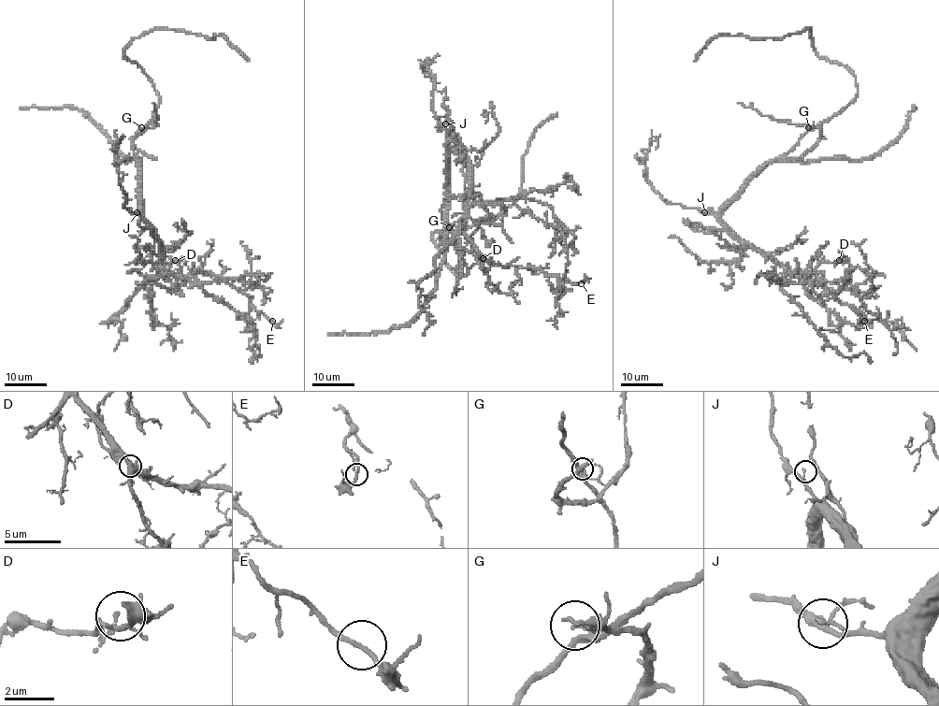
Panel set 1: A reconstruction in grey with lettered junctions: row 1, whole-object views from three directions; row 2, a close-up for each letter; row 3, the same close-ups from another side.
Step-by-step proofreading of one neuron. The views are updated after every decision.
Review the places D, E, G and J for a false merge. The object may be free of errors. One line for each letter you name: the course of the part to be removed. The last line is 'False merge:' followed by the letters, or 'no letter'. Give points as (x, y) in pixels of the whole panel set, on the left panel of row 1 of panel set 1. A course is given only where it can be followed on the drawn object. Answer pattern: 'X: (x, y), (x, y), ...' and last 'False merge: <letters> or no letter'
G: (141, 127), (157, 125), (153, 102)
False merge: G

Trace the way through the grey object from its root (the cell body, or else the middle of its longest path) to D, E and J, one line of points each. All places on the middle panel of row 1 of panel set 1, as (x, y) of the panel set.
D: (445, 193), (446, 152), (452, 140), (467, 167), (469, 216), (479, 225), (471, 236), (471, 249), (483, 258)
E: (445, 193), (452, 140), (467, 167), (463, 233), (473, 247), (487, 261), (534, 267), (558, 280), (581, 283)
J: (445, 193), (448, 162), (445, 123)

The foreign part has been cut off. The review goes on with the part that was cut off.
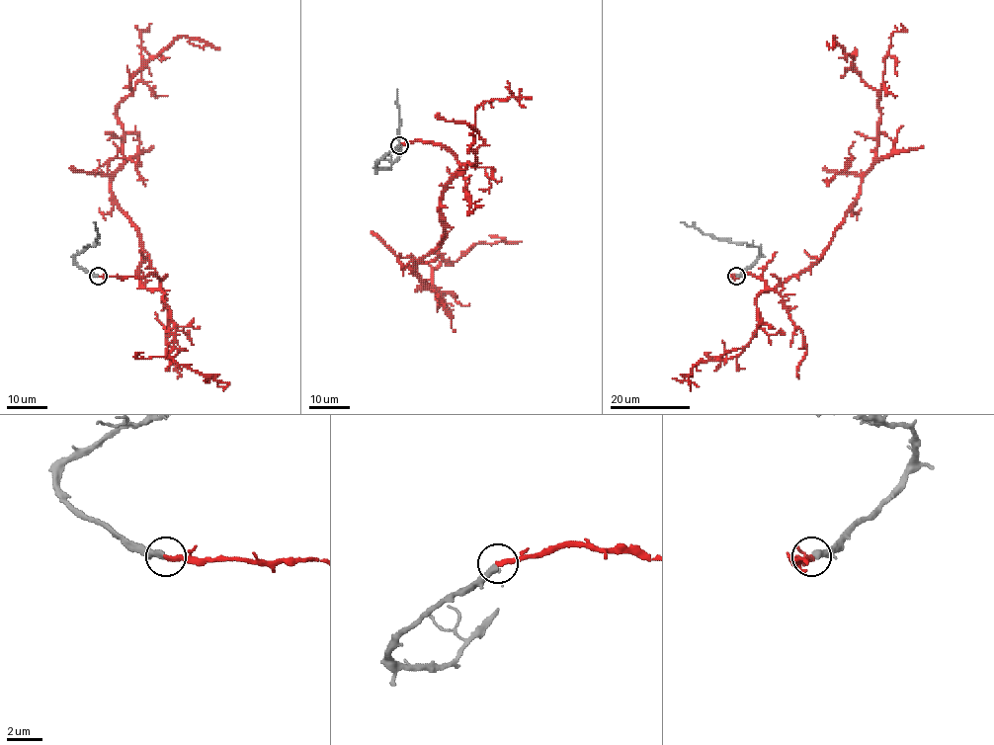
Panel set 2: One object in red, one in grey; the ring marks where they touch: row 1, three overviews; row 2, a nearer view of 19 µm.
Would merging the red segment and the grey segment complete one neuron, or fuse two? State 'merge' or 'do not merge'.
merge

